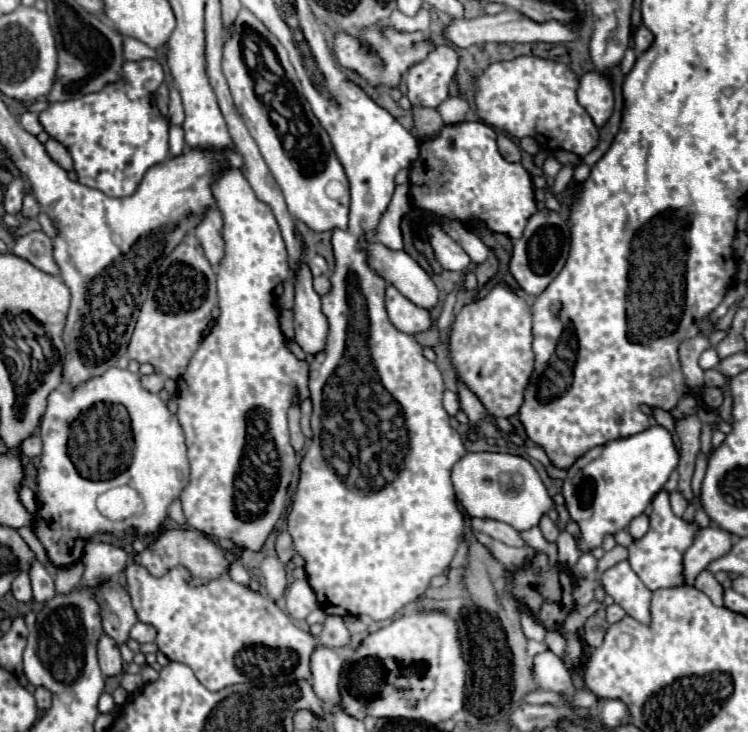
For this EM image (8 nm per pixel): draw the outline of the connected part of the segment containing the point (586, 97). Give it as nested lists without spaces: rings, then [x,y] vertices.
[[[598,71],[582,75],[576,97],[578,97],[578,103],[592,117],[596,127],[606,125],[606,121],[614,111],[614,93],[606,75]]]

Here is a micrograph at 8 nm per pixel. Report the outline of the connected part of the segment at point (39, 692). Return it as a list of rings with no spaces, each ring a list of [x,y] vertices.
[[[36,687],[36,691],[34,691],[34,699],[36,699],[36,705],[38,705],[38,709],[46,711],[46,709],[50,707],[52,693],[50,693],[46,687]]]

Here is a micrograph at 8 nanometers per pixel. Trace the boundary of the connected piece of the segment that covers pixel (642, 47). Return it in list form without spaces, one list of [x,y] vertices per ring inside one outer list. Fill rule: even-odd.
[[[640,25],[638,31],[636,31],[636,35],[634,35],[636,51],[638,51],[638,53],[644,53],[644,51],[652,45],[652,41],[654,41],[654,35],[650,33],[650,29],[646,29],[644,25]]]

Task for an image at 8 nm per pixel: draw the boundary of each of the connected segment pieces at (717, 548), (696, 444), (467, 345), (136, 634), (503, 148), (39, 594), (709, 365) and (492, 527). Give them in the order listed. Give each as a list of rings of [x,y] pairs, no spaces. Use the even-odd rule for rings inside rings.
[[[716,525],[698,529],[694,535],[694,543],[688,547],[684,555],[684,573],[686,583],[692,585],[694,577],[714,559],[726,555],[732,547],[732,535]]]
[[[698,415],[692,417],[684,417],[684,419],[676,419],[674,421],[674,429],[676,435],[680,439],[680,463],[678,463],[678,491],[686,497],[686,501],[690,503],[694,493],[690,489],[690,479],[694,473],[694,461],[696,461],[696,453],[700,451],[700,429],[702,423],[698,419]]]
[[[494,287],[476,303],[464,305],[456,315],[448,357],[458,379],[482,401],[494,417],[514,417],[524,403],[524,391],[534,373],[532,315],[526,301],[510,289]]]
[[[136,623],[130,631],[130,637],[138,643],[154,643],[156,641],[156,629],[146,623]]]
[[[504,133],[498,135],[498,151],[500,151],[500,155],[502,155],[506,161],[510,161],[510,163],[516,163],[516,161],[522,159],[520,147],[518,147],[508,135],[504,135]]]
[[[34,561],[34,565],[30,567],[30,579],[32,579],[32,589],[34,589],[34,599],[38,603],[46,603],[54,597],[54,579],[48,573],[48,569],[40,563]]]
[[[706,349],[702,355],[700,355],[700,367],[706,371],[706,369],[714,369],[718,365],[720,357],[716,355],[716,349]]]
[[[476,517],[476,519],[472,519],[472,527],[476,531],[480,531],[480,533],[486,533],[486,535],[506,543],[506,545],[524,547],[524,541],[522,541],[520,533],[514,527],[510,527],[510,525],[502,523],[502,521],[496,521],[496,519],[478,519]]]

